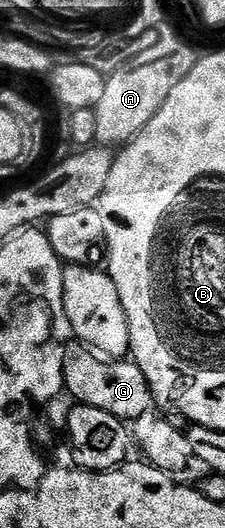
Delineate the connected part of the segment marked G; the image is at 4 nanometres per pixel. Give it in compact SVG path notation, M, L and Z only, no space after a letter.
M79 338L69 340L66 346L66 358L64 359L64 387L67 395L73 396L73 401L89 404L98 410L106 410L106 414L114 414L119 420L135 422L144 415L151 413L154 408L154 399L151 388L148 385L146 374L131 358L117 358L102 350L92 348Z

